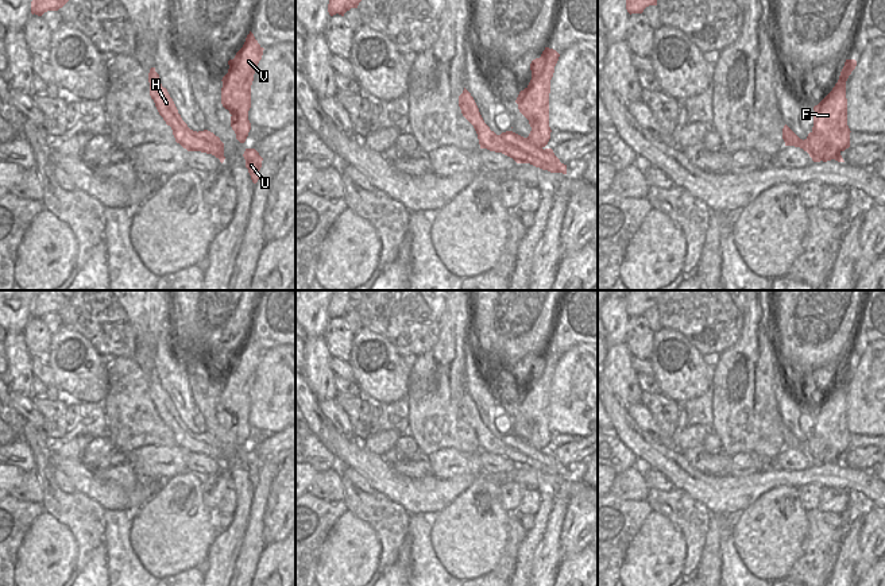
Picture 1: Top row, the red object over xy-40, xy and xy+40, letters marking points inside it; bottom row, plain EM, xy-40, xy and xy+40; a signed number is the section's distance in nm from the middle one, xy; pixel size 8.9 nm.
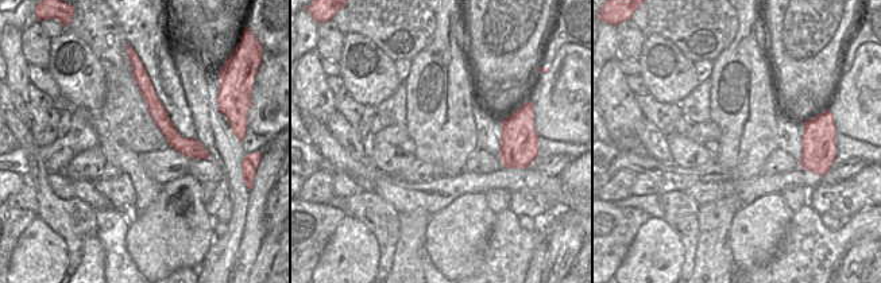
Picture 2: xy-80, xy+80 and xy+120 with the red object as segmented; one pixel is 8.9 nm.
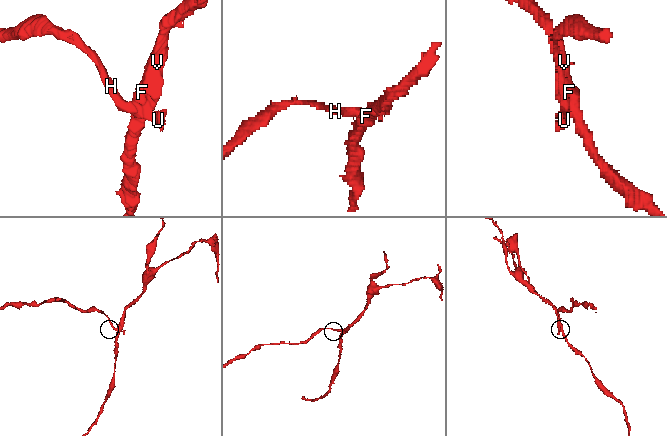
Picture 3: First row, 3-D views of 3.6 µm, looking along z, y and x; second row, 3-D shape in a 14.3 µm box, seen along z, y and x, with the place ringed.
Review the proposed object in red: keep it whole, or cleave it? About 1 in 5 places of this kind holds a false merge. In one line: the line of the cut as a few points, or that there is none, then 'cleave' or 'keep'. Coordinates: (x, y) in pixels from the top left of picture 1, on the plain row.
cut in xy+40 along (811, 435), (820, 439), (839, 455); cleave

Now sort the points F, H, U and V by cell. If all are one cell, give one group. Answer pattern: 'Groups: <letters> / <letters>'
Groups: F V / H U.

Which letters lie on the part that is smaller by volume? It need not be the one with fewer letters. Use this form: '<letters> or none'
H, U

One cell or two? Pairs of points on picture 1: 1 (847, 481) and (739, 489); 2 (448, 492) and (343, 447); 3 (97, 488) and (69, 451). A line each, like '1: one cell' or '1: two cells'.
1: one cell
2: one cell
3: two cells

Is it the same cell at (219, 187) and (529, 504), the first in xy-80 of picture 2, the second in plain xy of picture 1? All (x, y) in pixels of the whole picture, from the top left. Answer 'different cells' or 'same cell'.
different cells

